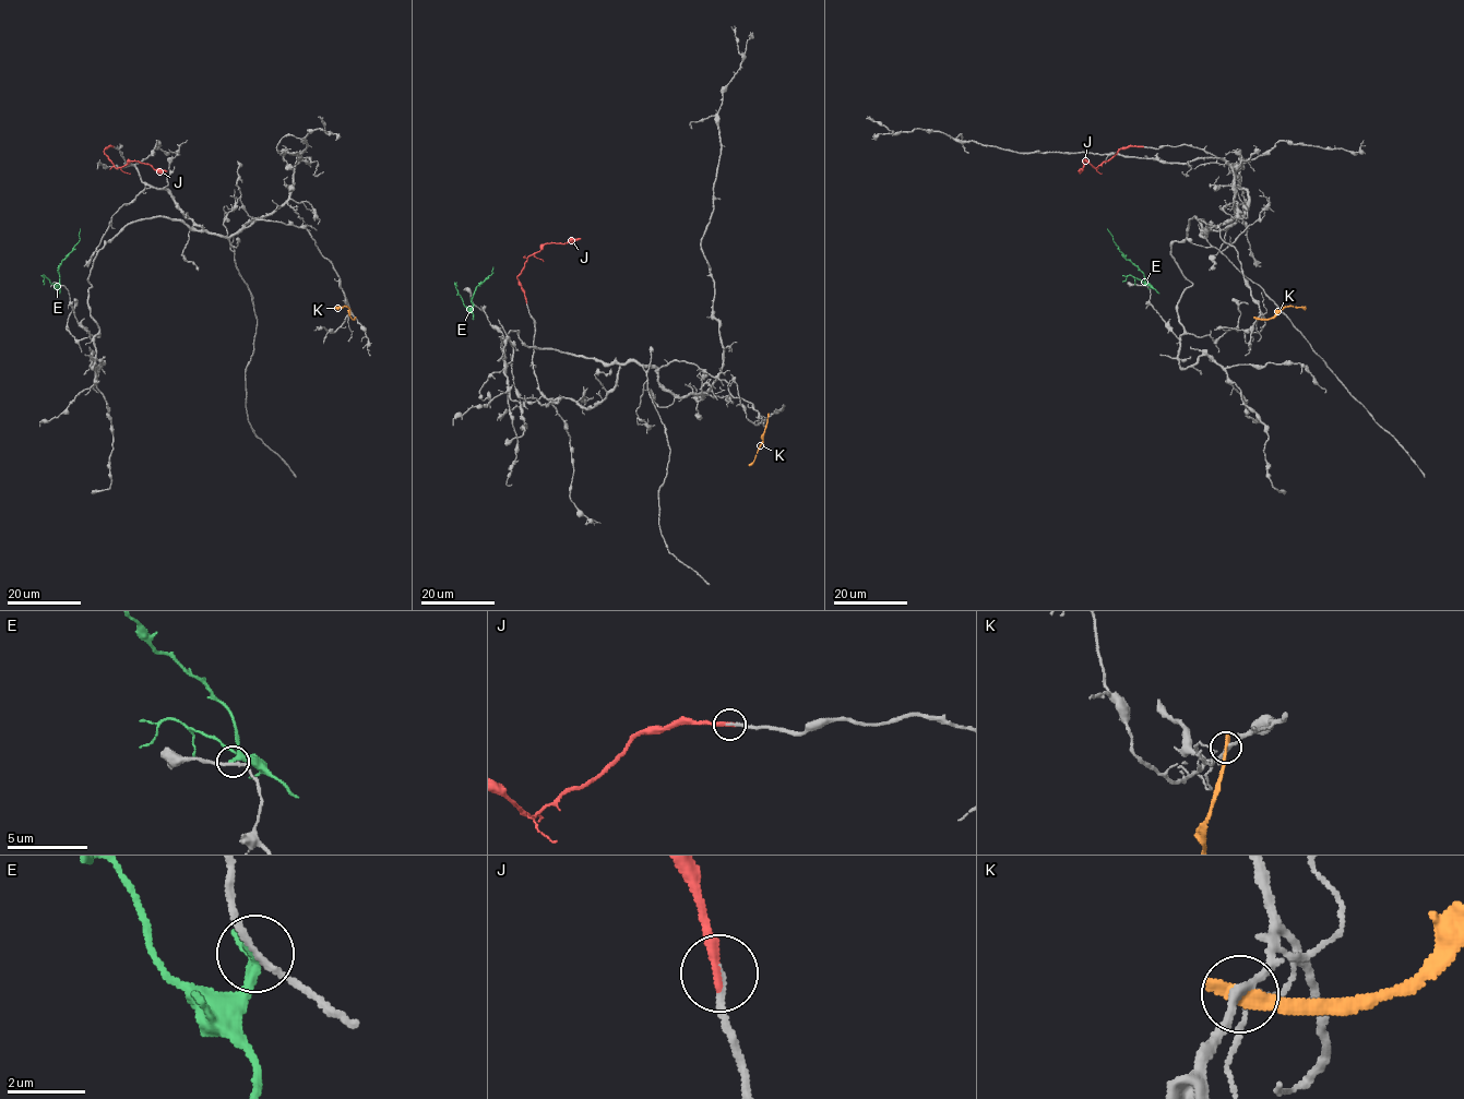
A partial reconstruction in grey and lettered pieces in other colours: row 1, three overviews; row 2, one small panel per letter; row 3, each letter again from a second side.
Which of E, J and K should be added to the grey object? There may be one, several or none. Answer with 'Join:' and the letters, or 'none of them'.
Join: J

